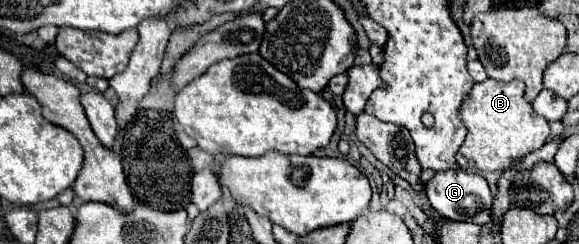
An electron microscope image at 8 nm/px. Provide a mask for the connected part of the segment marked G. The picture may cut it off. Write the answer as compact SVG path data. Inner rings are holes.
M446 170L436 172L436 176L426 182L426 194L432 204L432 208L454 222L466 220L476 224L488 224L490 222L490 206L492 206L492 192L488 188L488 182L480 174L470 174L464 170Z

